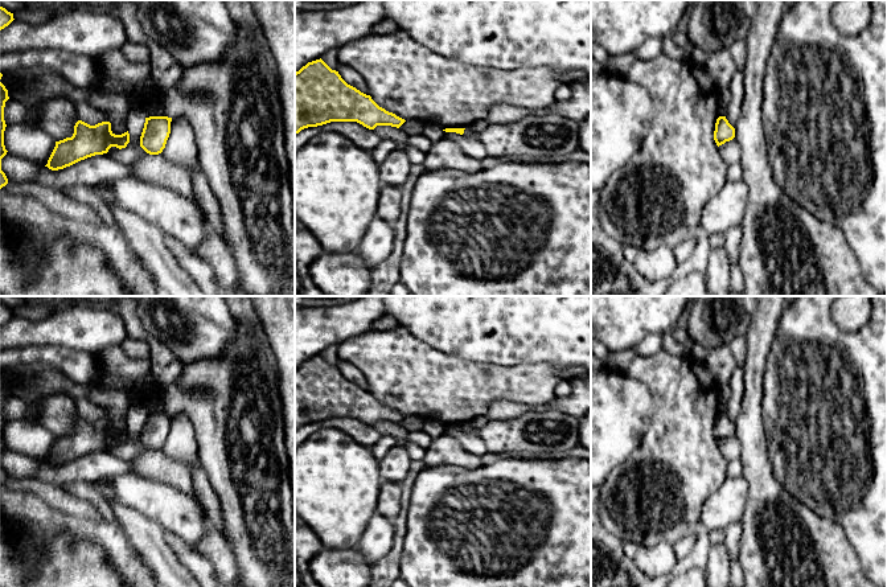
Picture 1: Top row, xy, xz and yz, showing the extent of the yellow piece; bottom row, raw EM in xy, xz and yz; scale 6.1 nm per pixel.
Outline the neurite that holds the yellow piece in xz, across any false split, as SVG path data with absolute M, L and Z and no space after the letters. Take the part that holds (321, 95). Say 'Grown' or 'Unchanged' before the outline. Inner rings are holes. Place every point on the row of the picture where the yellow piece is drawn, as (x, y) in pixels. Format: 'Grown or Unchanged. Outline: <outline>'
Unchanged. Outline: M320 58L295 73L295 135L330 122L357 122L374 130L377 126L399 128L406 120L348 85Z

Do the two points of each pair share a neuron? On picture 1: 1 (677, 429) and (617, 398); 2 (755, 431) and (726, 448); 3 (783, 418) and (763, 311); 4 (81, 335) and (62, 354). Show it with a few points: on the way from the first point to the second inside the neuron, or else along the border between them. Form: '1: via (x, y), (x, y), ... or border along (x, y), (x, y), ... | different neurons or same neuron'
1: border along (647, 385), (652, 398), (652, 421), (640, 444) | different neurons
2: border along (734, 434), (740, 444), (740, 458) | different neurons
3: border along (780, 320), (768, 353), (763, 380) | different neurons
4: border along (36, 347), (62, 345), (89, 351), (97, 356) | different neurons

